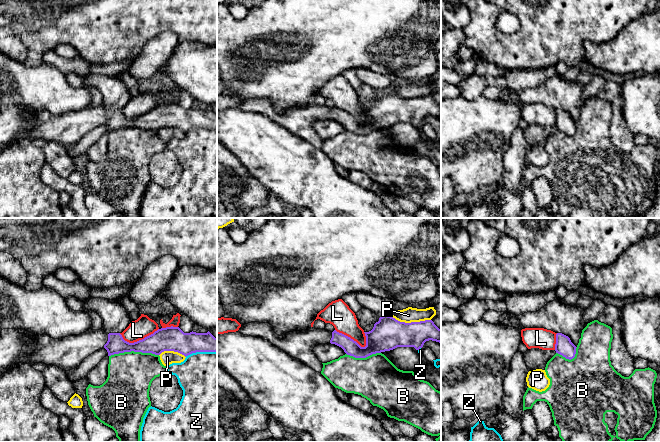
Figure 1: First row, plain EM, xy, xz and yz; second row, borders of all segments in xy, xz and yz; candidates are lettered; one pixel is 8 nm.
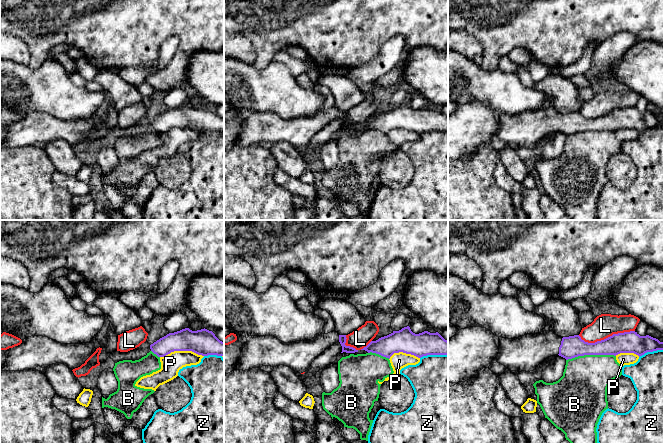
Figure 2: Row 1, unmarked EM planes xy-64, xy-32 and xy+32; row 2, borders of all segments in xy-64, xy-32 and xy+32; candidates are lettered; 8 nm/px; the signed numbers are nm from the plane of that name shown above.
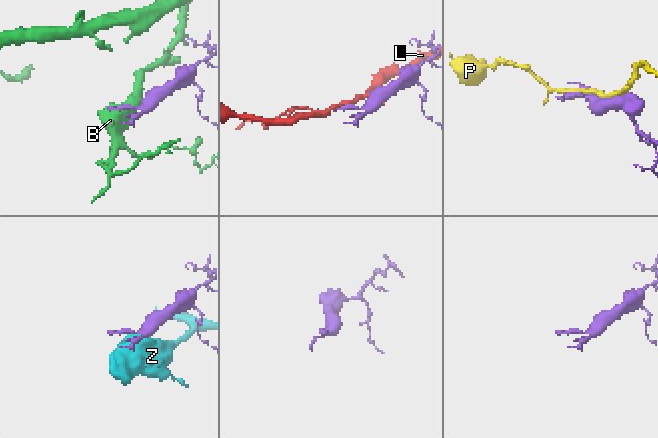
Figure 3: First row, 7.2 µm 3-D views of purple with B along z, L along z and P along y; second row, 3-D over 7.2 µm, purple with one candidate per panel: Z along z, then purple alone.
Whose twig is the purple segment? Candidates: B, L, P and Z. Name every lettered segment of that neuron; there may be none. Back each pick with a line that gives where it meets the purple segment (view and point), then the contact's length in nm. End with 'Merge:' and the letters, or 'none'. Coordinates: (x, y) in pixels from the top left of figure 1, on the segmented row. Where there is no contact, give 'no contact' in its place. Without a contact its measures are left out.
Merge: none

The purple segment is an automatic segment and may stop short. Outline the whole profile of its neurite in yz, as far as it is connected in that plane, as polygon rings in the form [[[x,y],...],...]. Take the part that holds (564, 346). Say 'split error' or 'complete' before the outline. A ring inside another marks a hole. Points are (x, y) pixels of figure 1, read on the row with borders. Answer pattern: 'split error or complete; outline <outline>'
complete; outline [[[562,333],[556,334],[556,353],[562,355],[566,359],[573,359],[576,354],[576,346],[571,342],[570,338]]]

